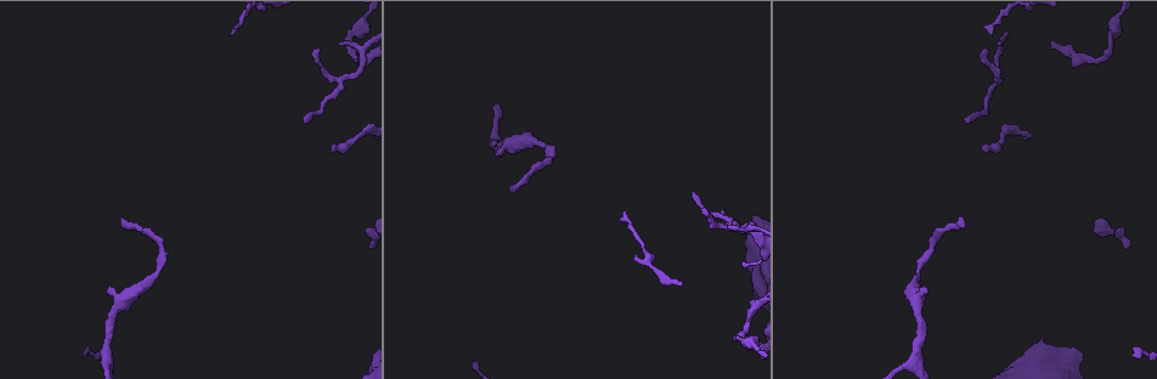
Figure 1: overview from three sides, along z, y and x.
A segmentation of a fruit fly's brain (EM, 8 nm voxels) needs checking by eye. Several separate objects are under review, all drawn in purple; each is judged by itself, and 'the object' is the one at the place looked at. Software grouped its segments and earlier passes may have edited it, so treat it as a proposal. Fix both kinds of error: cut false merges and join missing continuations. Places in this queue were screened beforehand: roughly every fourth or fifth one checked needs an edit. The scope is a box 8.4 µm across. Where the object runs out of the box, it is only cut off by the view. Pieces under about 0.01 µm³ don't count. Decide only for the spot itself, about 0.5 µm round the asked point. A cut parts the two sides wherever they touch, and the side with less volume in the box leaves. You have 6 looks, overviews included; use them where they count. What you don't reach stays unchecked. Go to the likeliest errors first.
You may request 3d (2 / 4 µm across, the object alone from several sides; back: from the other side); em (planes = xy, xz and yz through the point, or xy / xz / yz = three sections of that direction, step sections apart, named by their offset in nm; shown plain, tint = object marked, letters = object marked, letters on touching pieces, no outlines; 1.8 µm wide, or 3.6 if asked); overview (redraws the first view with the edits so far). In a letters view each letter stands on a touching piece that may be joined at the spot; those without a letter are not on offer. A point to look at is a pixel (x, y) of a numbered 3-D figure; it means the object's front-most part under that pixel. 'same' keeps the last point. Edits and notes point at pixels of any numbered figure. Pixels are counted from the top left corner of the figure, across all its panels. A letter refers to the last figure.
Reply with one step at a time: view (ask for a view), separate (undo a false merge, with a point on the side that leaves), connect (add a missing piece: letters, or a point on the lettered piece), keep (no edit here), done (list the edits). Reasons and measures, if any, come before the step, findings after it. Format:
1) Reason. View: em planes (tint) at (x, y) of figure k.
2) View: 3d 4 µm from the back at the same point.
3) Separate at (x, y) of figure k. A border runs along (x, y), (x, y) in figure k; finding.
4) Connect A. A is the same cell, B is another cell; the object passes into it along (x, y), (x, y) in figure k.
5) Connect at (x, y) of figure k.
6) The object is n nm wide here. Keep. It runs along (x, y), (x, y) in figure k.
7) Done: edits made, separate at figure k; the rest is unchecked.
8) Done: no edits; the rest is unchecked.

An open end. View: 3d 4 µm at (927, 293) of figure 1.

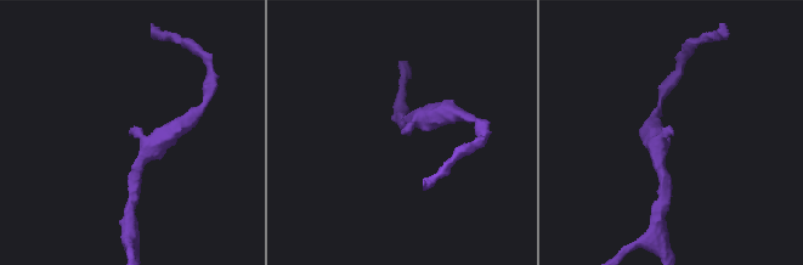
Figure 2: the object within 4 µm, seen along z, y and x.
View: em planes (tint) at (669, 133) of figure 2.

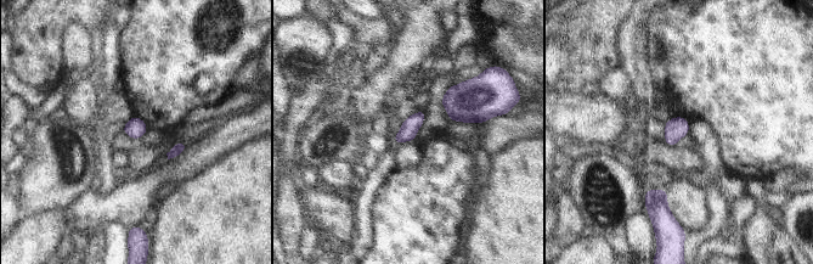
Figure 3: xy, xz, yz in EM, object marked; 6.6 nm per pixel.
See the neighbours. View: em planes (letters) at the same point.

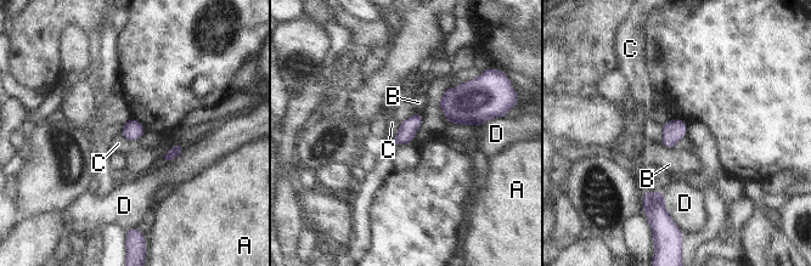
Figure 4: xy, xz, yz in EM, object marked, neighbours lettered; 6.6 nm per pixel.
The longest contact is with D, 200 nm. Keep. A, B, C and D are other cells; a border runs along (401, 123), (398, 131), (390, 139) in figure 4; none of them fits.

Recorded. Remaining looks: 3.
An open end. View: em planes (letters) at (961, 217) of figure 1.

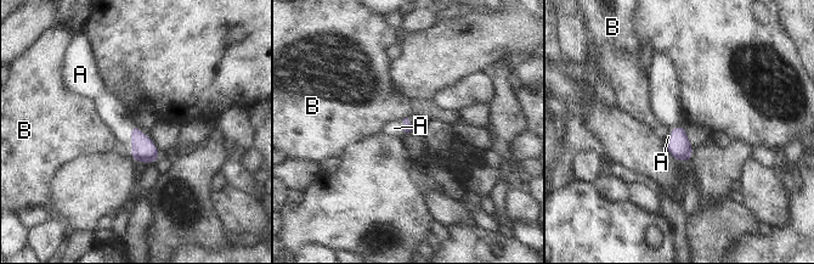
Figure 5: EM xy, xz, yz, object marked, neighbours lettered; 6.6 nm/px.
Connect A. A is the same cell, B is another cell; the object passes into it along (143, 150), (131, 140), (116, 116) in figure 5; the cell continues.

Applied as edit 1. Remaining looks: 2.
Done: edits made, connect at figure 5; the rest is unchecked.

